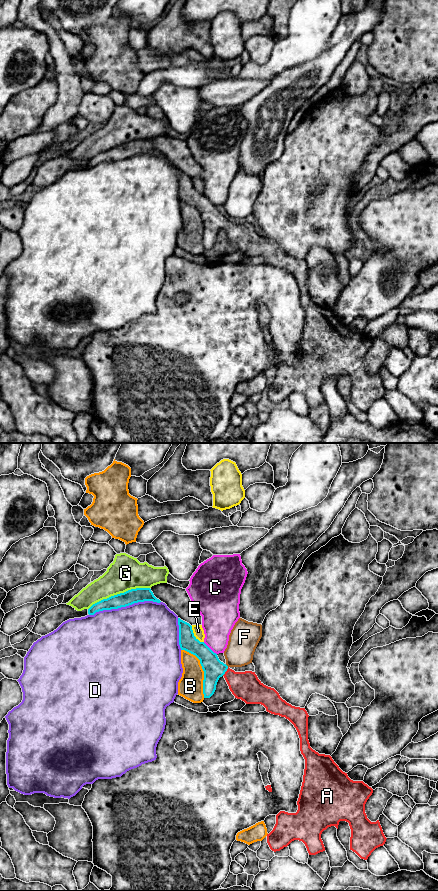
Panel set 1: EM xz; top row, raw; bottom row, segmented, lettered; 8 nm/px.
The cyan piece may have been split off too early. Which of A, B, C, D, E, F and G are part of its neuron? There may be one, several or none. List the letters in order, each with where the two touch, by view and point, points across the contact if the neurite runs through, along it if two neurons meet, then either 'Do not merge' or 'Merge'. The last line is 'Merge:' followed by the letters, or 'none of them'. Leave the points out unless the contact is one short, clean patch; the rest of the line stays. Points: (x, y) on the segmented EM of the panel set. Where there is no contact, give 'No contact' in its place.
A: Touches cyan at xz (226, 670). Path across: xz (213, 668), (226, 670), (239, 683), (246, 686). Merge
B: Touches cyan at xz (203, 670). Do not merge
C: Touches cyan at xz (209, 648). Boundary: xz (203, 642), (216, 654). Do not merge
D: Touches cyan at xz (124, 606). Do not merge
E: Touches cyan at xz (193, 635). Do not merge
F: Touches cyan at xz (226, 665). Boundary: xz (225, 664), (228, 666). Do not merge
G: Touches cyan at xz (118, 594). Do not merge
Merge: A

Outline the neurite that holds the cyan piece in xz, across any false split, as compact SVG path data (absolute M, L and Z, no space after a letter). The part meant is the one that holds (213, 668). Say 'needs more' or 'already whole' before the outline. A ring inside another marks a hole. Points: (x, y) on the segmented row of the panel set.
needs more | M178 618L178 625L181 650L195 655L200 660L204 671L204 698L210 698L214 694L217 682L223 676L235 698L241 699L246 704L263 705L267 712L288 719L298 732L300 751L305 759L303 782L297 801L298 810L296 813L280 811L276 815L276 824L273 830L267 834L267 843L270 849L274 852L280 851L292 841L299 840L305 844L309 855L316 855L325 851L321 839L322 832L331 826L338 829L339 822L346 821L351 829L350 850L355 852L361 859L367 860L376 848L385 844L387 839L379 820L371 822L365 813L365 804L372 795L373 789L363 781L351 780L330 755L319 754L310 747L308 740L309 715L305 708L295 707L287 703L274 688L264 685L255 672L235 672L230 669L219 660L216 653L194 636L192 626L189 623Z

